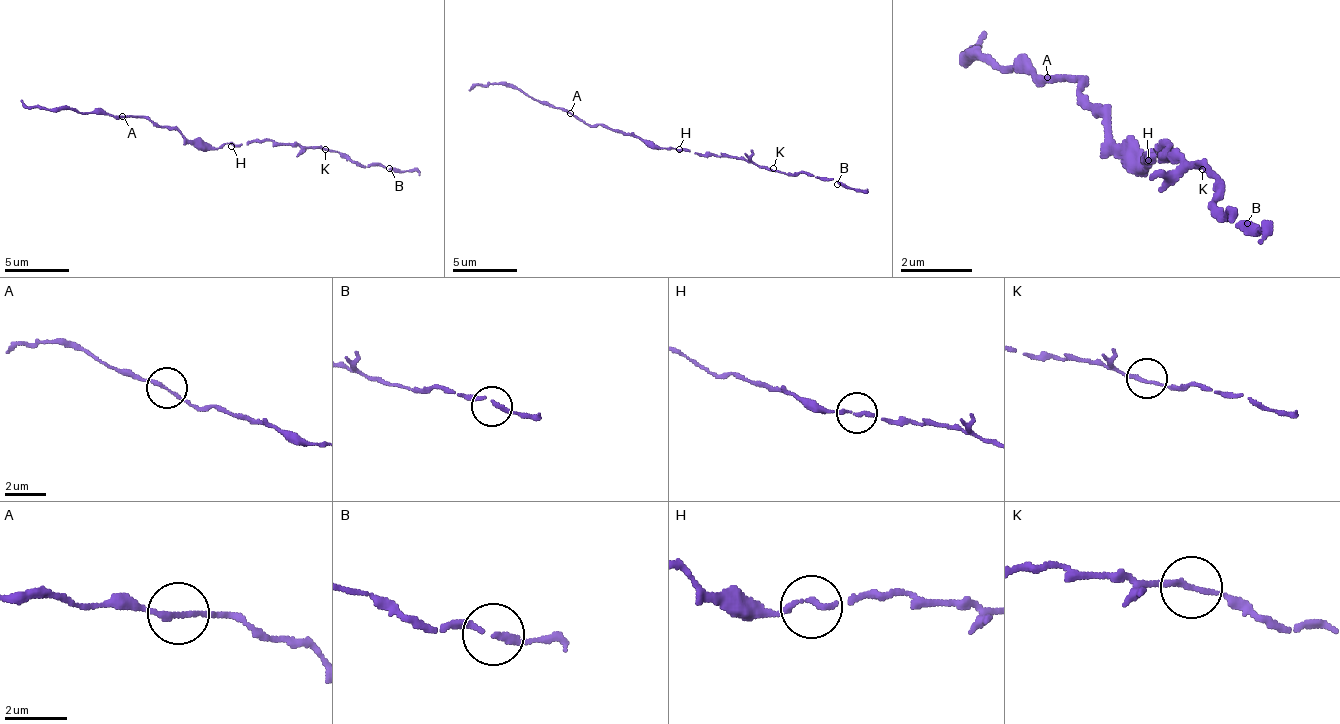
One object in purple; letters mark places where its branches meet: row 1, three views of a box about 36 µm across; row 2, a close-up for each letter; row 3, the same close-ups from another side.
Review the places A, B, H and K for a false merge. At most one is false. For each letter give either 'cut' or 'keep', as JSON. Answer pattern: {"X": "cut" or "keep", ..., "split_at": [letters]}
{"A": "keep", "B": "keep", "H": "keep", "K": "keep", "split_at": []}

